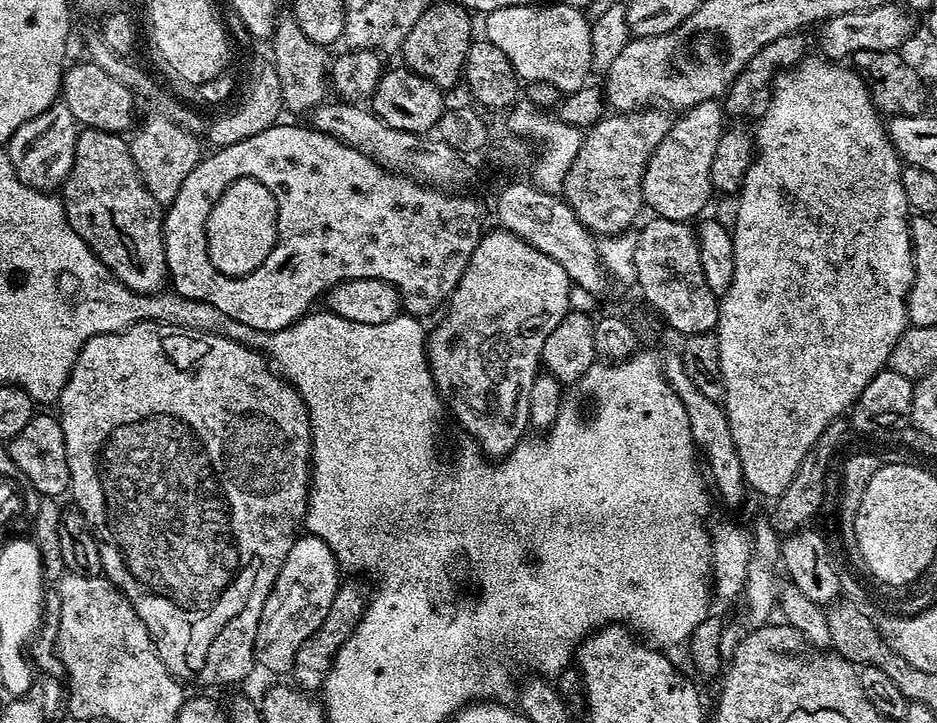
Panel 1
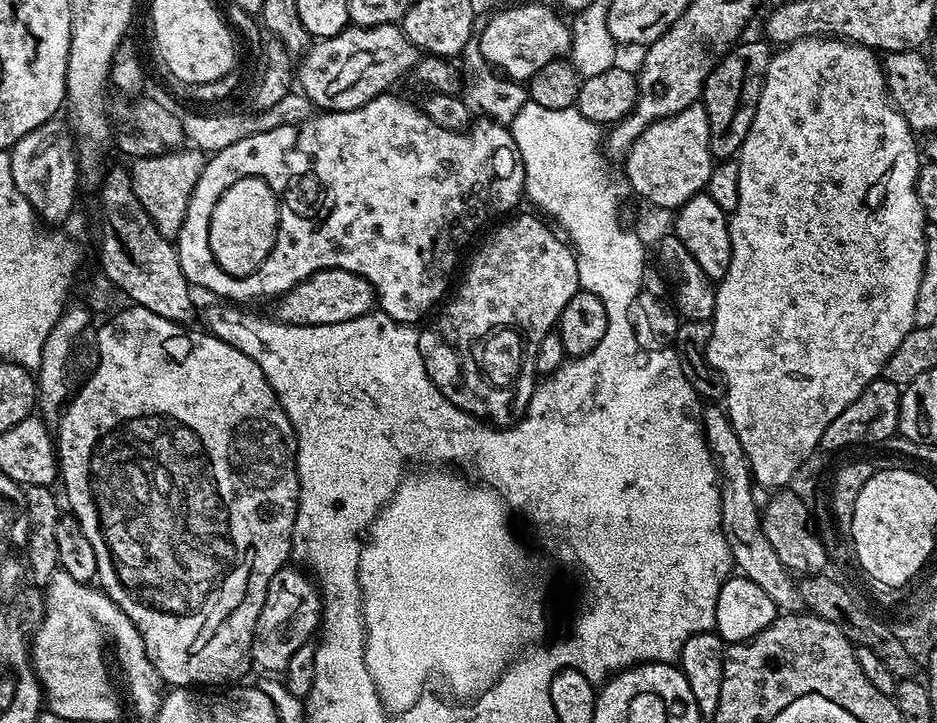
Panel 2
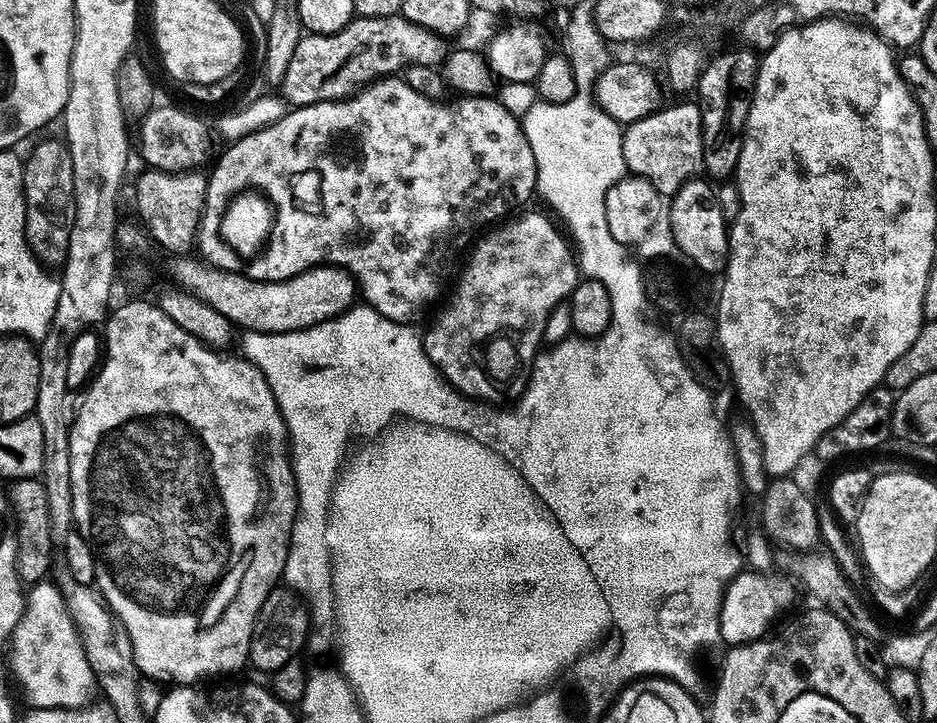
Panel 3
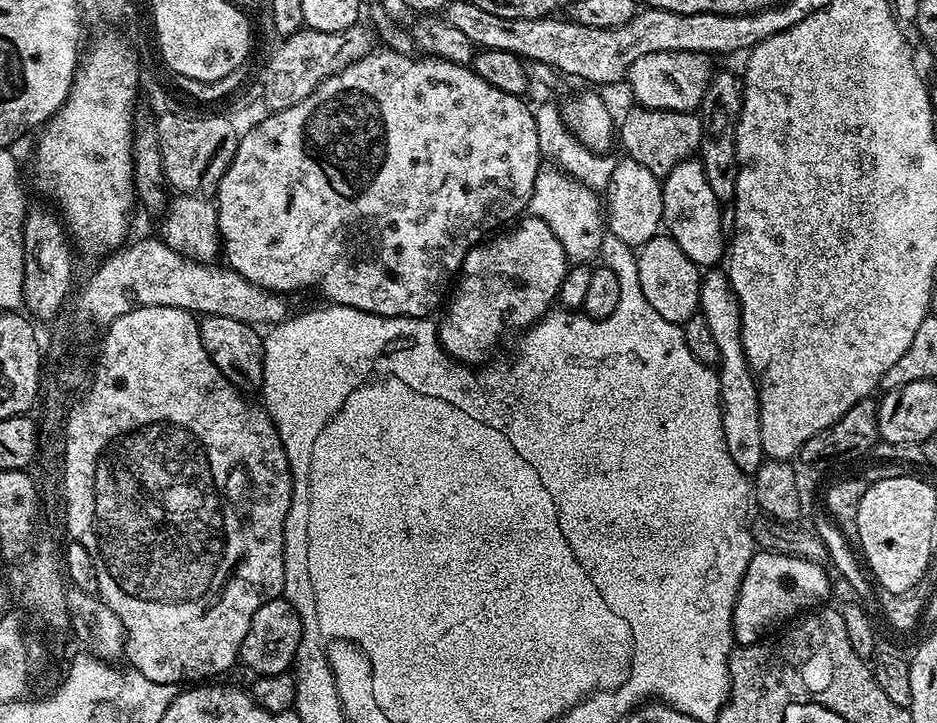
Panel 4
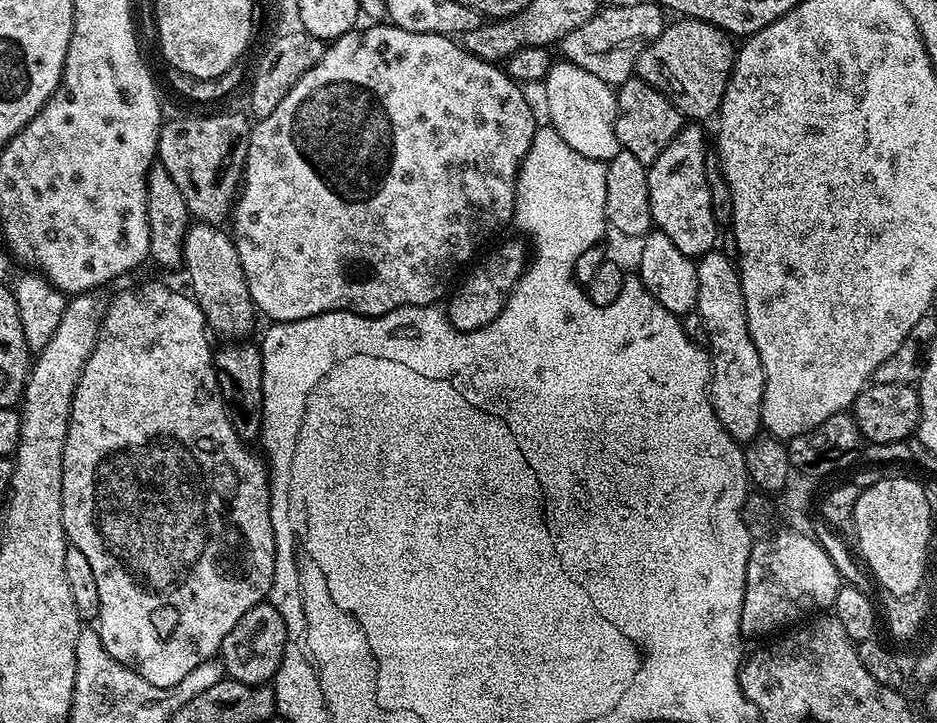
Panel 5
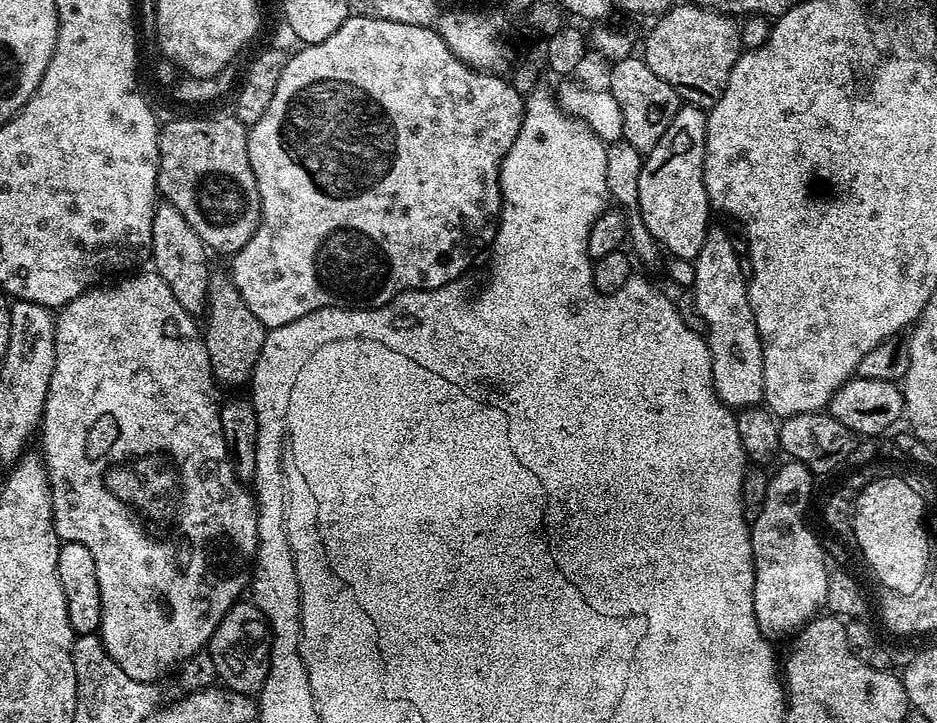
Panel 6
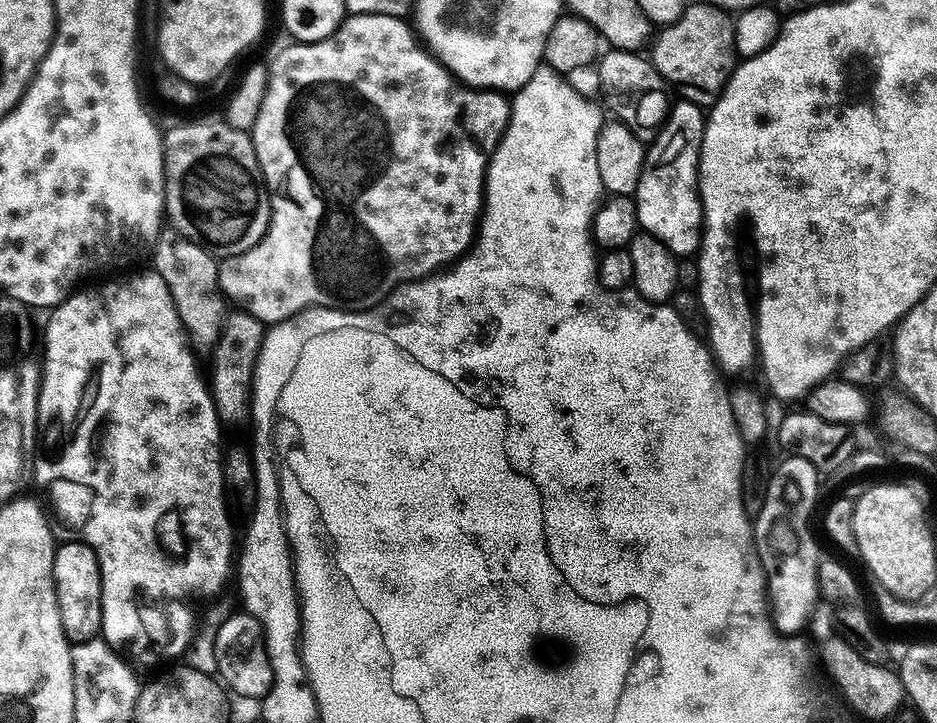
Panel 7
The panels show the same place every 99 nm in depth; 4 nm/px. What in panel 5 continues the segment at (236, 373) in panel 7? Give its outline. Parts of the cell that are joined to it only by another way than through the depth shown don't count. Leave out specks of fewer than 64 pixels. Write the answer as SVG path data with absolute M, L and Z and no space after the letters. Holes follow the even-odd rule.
M196 222L189 227L184 234L184 263L183 271L188 271L188 276L192 279L191 295L194 297L196 305L202 310L204 323L208 325L213 333L216 332L228 342L240 342L252 332L252 327L258 321L256 304L250 298L250 286L246 282L246 274L242 270L242 258L238 258L236 242L223 227L215 224Z

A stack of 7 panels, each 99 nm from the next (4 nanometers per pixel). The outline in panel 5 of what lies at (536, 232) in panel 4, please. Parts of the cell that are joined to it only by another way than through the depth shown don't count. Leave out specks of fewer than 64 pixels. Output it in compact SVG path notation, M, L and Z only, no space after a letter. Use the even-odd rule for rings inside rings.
M504 240L497 248L490 249L488 253L485 251L463 273L463 276L465 275L464 281L462 281L462 276L459 283L455 285L454 291L446 300L446 305L448 304L446 315L448 321L455 328L463 332L478 330L490 323L503 310L504 304L508 301L508 296L515 290L516 283L520 281L520 275L524 273L525 267L529 263L530 252L526 244L525 248L520 240Z

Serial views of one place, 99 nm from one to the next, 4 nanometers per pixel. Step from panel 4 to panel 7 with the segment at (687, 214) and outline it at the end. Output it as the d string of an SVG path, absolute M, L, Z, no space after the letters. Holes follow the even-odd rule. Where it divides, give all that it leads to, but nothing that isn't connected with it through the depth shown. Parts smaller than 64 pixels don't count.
M680 100L677 104L675 101L669 107L668 119L655 133L656 141L647 145L644 165L634 193L640 228L658 242L664 243L677 258L695 257L700 250L700 240L704 234L704 201L700 199L700 147L704 137L705 119L705 109L700 109L688 100Z

